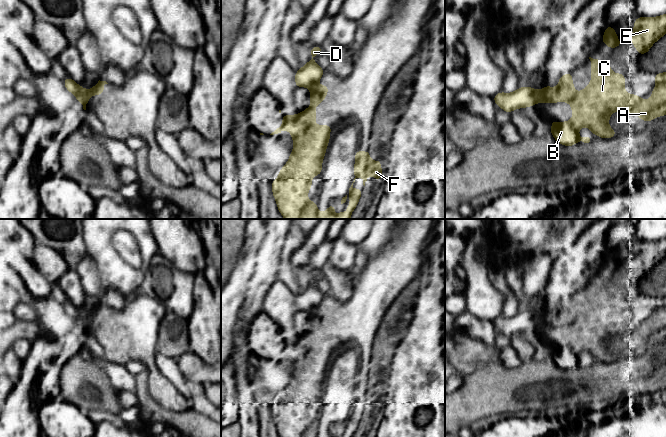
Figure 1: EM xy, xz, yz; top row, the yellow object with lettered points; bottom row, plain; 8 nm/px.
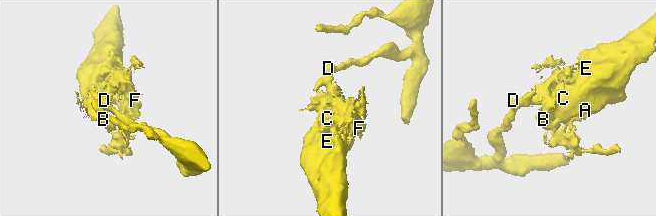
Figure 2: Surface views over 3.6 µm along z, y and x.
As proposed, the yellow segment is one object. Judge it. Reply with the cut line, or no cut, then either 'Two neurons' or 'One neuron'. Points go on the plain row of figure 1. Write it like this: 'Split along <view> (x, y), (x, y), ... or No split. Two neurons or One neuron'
Split along yz (534, 315), (536, 324). Two neurons

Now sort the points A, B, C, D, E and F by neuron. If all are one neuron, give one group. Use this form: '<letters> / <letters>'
A B C E F / D

